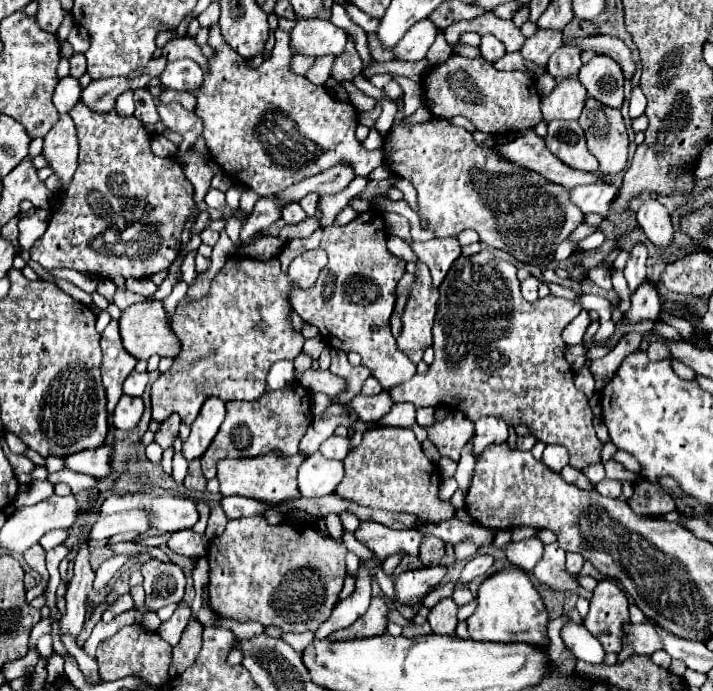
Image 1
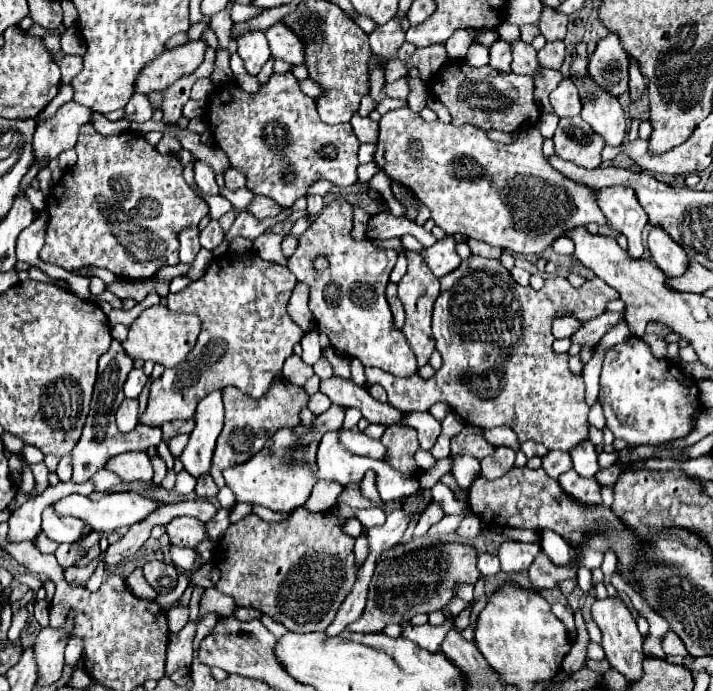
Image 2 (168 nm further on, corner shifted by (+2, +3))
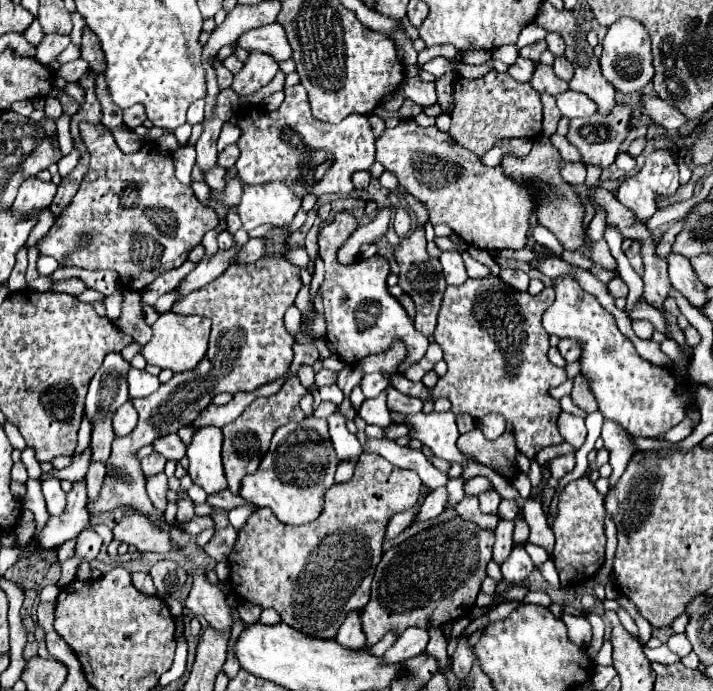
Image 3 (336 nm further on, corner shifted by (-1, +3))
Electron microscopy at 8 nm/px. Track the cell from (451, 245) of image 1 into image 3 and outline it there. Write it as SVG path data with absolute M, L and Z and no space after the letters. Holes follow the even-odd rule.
M444 251L440 255L440 263L442 263L442 269L444 269L444 277L446 277L446 283L448 285L462 285L466 283L468 275L466 275L466 267L464 267L464 261L462 257L456 253L456 251Z

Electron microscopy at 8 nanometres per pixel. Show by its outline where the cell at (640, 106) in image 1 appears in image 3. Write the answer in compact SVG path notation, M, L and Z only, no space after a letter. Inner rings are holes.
M620 153L620 155L616 157L616 167L622 169L624 173L630 173L630 171L636 167L636 159L630 157L628 153Z

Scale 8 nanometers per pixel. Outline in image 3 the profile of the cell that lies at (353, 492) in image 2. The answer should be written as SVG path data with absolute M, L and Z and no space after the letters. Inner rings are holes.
M364 451L358 459L354 475L346 483L336 483L324 497L322 515L306 525L284 525L268 509L250 515L246 527L238 533L236 545L228 557L230 583L238 597L260 607L274 607L282 621L304 635L334 639L340 623L352 611L362 611L370 601L370 583L382 559L382 543L386 525L394 513L406 511L418 503L420 477L414 471L394 467L384 457Z

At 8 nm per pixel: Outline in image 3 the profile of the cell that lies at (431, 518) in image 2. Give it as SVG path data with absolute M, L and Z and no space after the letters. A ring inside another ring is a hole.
M450 479L448 481L448 491L450 491L450 501L448 501L448 507L454 507L462 497L464 497L464 489L462 489L464 481L462 479Z

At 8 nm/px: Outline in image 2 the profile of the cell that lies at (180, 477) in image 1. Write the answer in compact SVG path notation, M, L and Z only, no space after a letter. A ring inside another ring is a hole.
M181 469L181 471L177 473L175 489L177 489L177 493L181 493L181 495L189 495L189 493L193 493L193 489L195 489L195 479L193 479L185 469Z

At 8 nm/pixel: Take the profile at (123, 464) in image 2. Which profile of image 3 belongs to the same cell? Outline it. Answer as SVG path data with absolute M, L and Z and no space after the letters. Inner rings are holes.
M152 453L152 455L144 457L144 459L142 459L142 471L144 471L144 475L150 477L150 475L156 475L156 473L162 473L166 461L168 461L168 459L162 457L162 455L158 455L158 453Z

